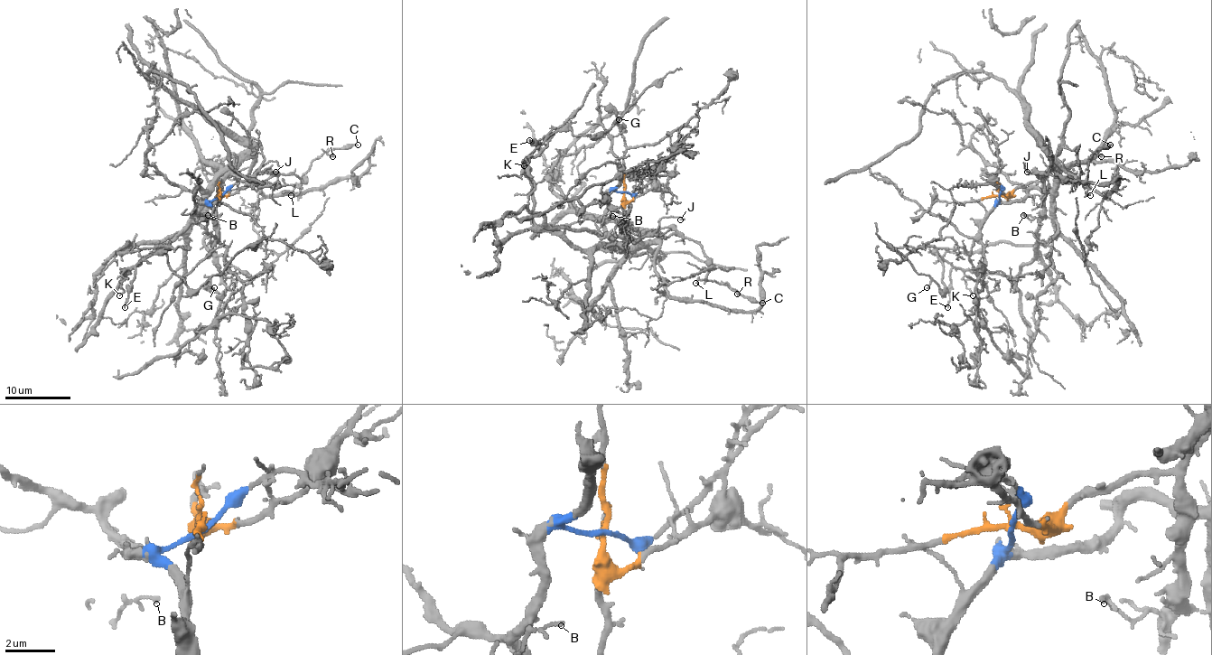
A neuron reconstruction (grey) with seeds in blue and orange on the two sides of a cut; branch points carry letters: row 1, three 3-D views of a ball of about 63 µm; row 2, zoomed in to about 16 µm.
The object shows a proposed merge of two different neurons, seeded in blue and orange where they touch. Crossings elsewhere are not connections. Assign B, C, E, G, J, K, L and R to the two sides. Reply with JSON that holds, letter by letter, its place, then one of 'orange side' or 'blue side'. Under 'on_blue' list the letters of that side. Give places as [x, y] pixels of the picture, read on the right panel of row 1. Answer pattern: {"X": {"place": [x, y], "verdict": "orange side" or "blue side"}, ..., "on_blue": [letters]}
{"B": {"place": [1023, 215], "verdict": "orange side"}, "C": {"place": [1110, 145], "verdict": "orange side"}, "E": {"place": [947, 307], "verdict": "orange side"}, "G": {"place": [927, 287], "verdict": "orange side"}, "J": {"place": [1027, 172], "verdict": "orange side"}, "K": {"place": [973, 295], "verdict": "orange side"}, "L": {"place": [1090, 195], "verdict": "orange side"}, "R": {"place": [1101, 156], "verdict": "orange side"}, "on_blue": []}

